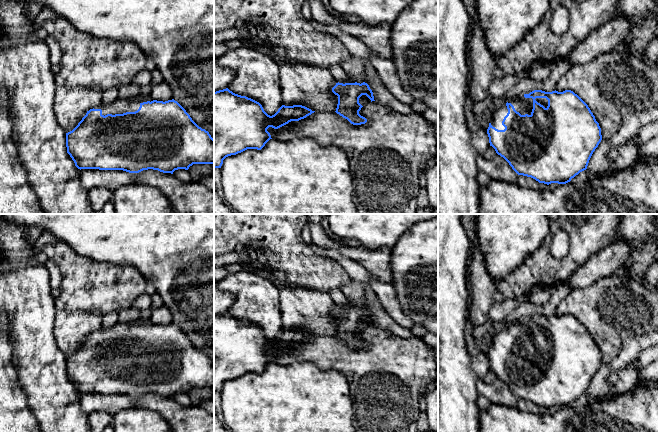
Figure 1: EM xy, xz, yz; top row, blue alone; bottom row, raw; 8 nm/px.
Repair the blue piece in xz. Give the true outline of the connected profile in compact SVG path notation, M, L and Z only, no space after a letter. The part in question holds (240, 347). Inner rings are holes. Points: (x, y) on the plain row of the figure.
M228 312L214 316L214 393L221 392L223 384L228 380L247 373L261 374L272 363L267 355L269 351L278 353L291 345L304 343L314 336L302 329L282 329L274 339L270 340L259 326L235 318Z

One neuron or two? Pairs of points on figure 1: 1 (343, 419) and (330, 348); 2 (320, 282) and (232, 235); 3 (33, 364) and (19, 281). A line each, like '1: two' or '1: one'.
1: two
2: one
3: one

